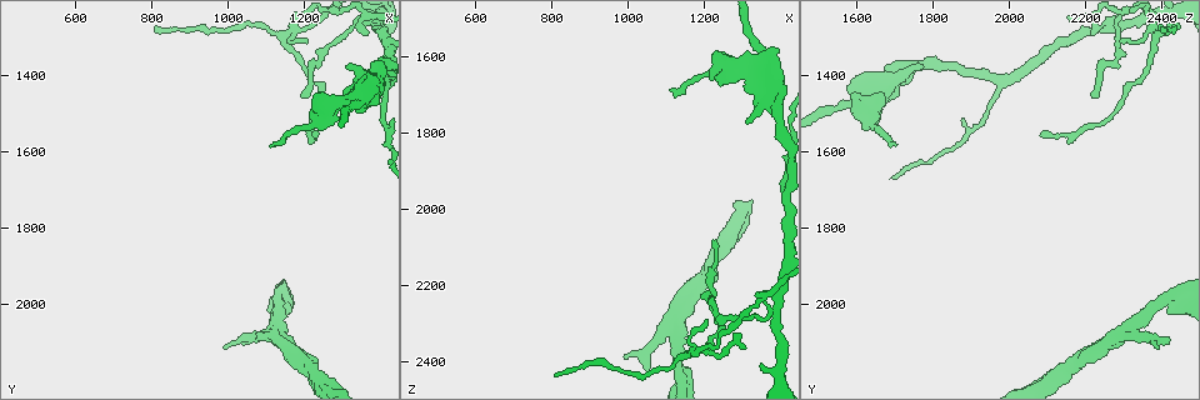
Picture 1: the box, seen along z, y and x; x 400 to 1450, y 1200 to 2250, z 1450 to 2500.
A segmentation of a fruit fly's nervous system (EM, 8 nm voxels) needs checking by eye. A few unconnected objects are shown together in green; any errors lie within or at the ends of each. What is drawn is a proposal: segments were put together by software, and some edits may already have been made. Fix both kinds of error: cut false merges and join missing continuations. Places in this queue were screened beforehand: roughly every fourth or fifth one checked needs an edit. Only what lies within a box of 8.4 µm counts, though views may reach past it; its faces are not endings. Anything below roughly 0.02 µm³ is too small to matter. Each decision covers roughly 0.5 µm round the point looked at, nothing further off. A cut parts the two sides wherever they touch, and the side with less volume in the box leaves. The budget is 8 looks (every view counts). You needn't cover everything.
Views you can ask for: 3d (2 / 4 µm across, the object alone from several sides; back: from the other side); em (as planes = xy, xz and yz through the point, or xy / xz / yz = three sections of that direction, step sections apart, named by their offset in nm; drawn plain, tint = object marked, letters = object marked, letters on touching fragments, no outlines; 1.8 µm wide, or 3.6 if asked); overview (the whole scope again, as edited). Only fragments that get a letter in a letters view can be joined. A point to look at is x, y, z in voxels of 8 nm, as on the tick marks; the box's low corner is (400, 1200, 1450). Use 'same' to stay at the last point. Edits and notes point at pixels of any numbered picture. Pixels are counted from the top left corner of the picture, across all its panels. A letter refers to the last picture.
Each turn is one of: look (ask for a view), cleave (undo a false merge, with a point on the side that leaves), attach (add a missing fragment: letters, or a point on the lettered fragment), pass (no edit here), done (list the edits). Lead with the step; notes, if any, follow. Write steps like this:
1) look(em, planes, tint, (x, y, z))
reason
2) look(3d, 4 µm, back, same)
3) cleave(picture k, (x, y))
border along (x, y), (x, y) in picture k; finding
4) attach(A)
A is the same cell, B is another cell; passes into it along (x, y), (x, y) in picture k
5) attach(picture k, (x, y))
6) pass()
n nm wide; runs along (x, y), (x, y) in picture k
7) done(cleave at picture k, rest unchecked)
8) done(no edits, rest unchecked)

look(3d, 4 µm, (1315, 1380, 1775))
an open end

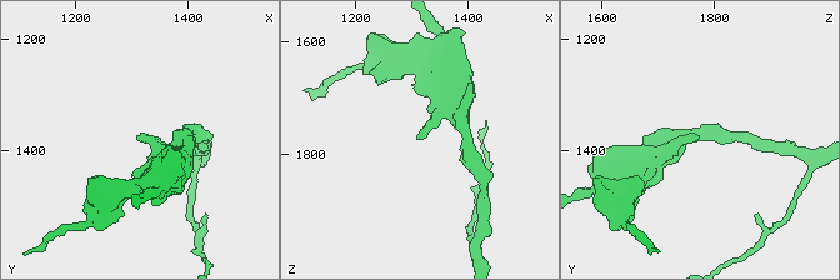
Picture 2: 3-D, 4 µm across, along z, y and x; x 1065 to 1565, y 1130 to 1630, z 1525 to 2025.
look(em, planes, letters, (1305, 1380, 1770))

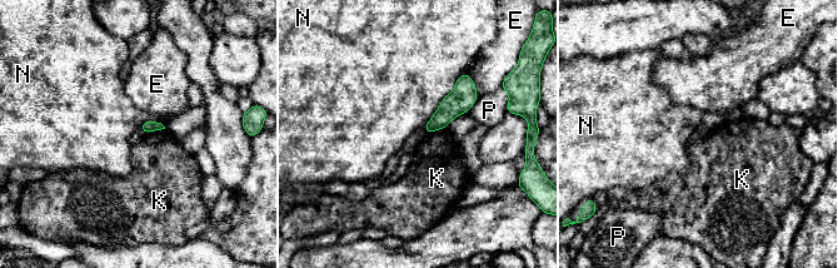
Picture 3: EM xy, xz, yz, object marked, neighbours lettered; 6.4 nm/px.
pass()
E, K, N and P are other cells; border along (465, 70), (424, 124) in picture 3; no lettered fragment goes on from it

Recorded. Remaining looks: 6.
look(em, 3.6 µm, planes, tint, (1160, 1305, 2380))
branch point

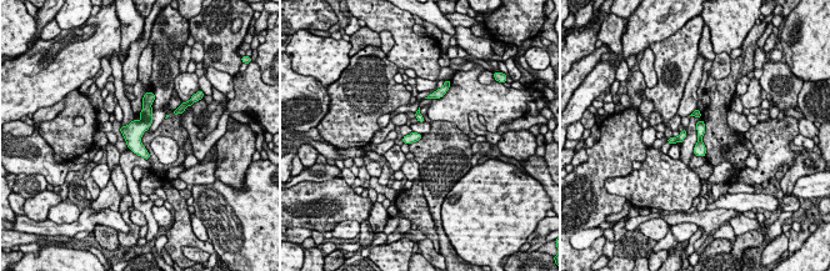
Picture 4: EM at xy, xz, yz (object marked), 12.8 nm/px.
look(em, 3.6 µm, planes, letters, same)
see the neighbours

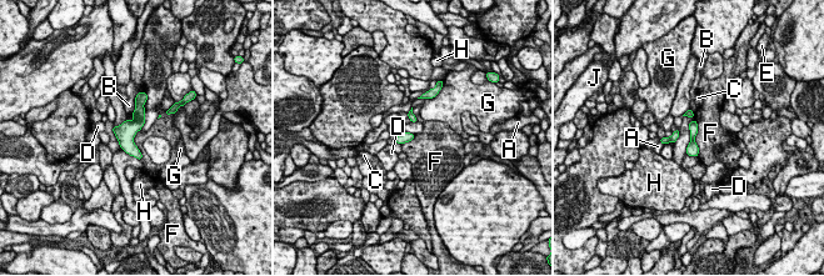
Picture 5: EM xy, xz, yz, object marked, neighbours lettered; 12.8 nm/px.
cleave(picture 5, (139, 113))
F touches over 500 nm; A, B, C, D, E, F, G, H and J are other cells; border along (143, 118), (134, 120) in picture 5; two cells meet here

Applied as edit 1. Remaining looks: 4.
done(cleave at picture 5, rest unchecked)

